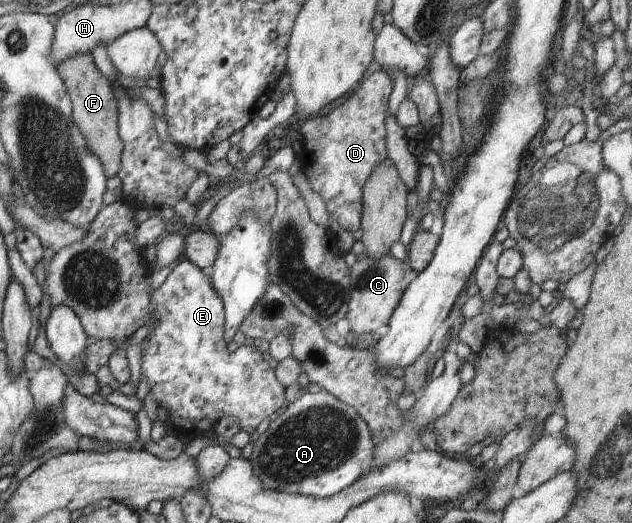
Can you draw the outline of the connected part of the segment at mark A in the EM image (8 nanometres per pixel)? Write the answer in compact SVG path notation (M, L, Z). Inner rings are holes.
M325 390L306 393L295 403L281 409L262 433L254 437L254 451L249 458L254 477L272 491L288 495L306 495L306 497L326 498L353 485L372 468L375 445L364 419L346 403L330 395Z

